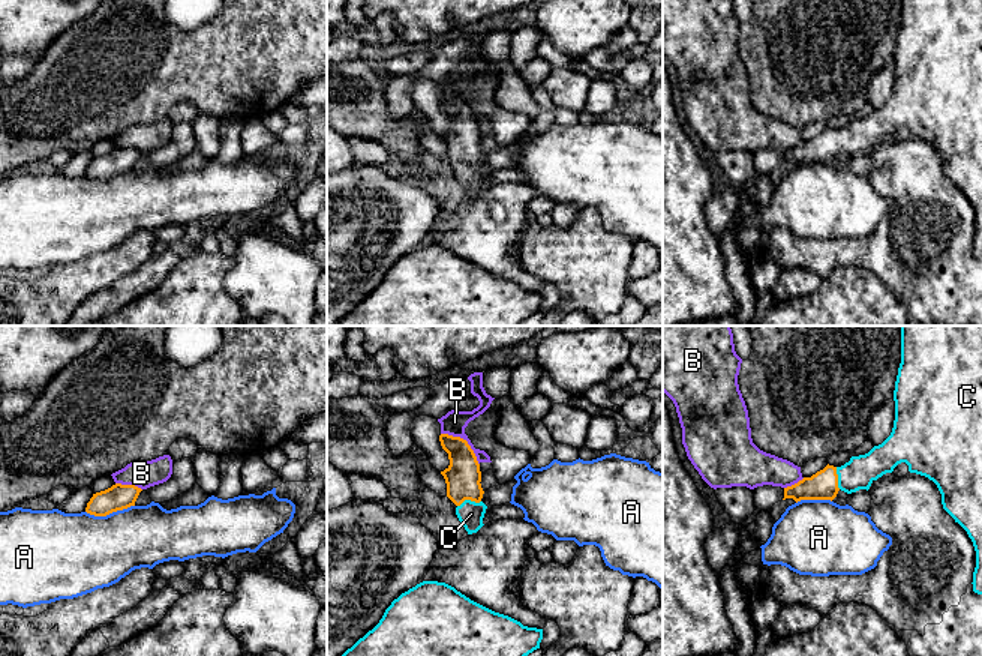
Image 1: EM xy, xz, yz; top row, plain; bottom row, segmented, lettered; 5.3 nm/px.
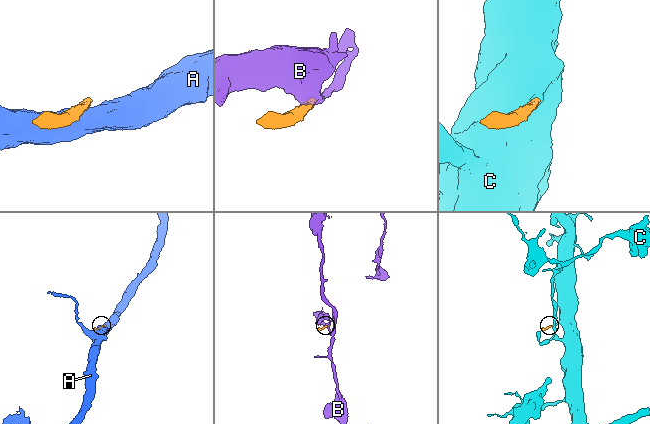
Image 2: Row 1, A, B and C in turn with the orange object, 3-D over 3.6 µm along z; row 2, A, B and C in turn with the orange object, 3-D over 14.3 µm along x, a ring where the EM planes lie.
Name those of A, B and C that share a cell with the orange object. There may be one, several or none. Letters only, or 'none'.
C

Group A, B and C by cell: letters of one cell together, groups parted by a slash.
A / B / C

